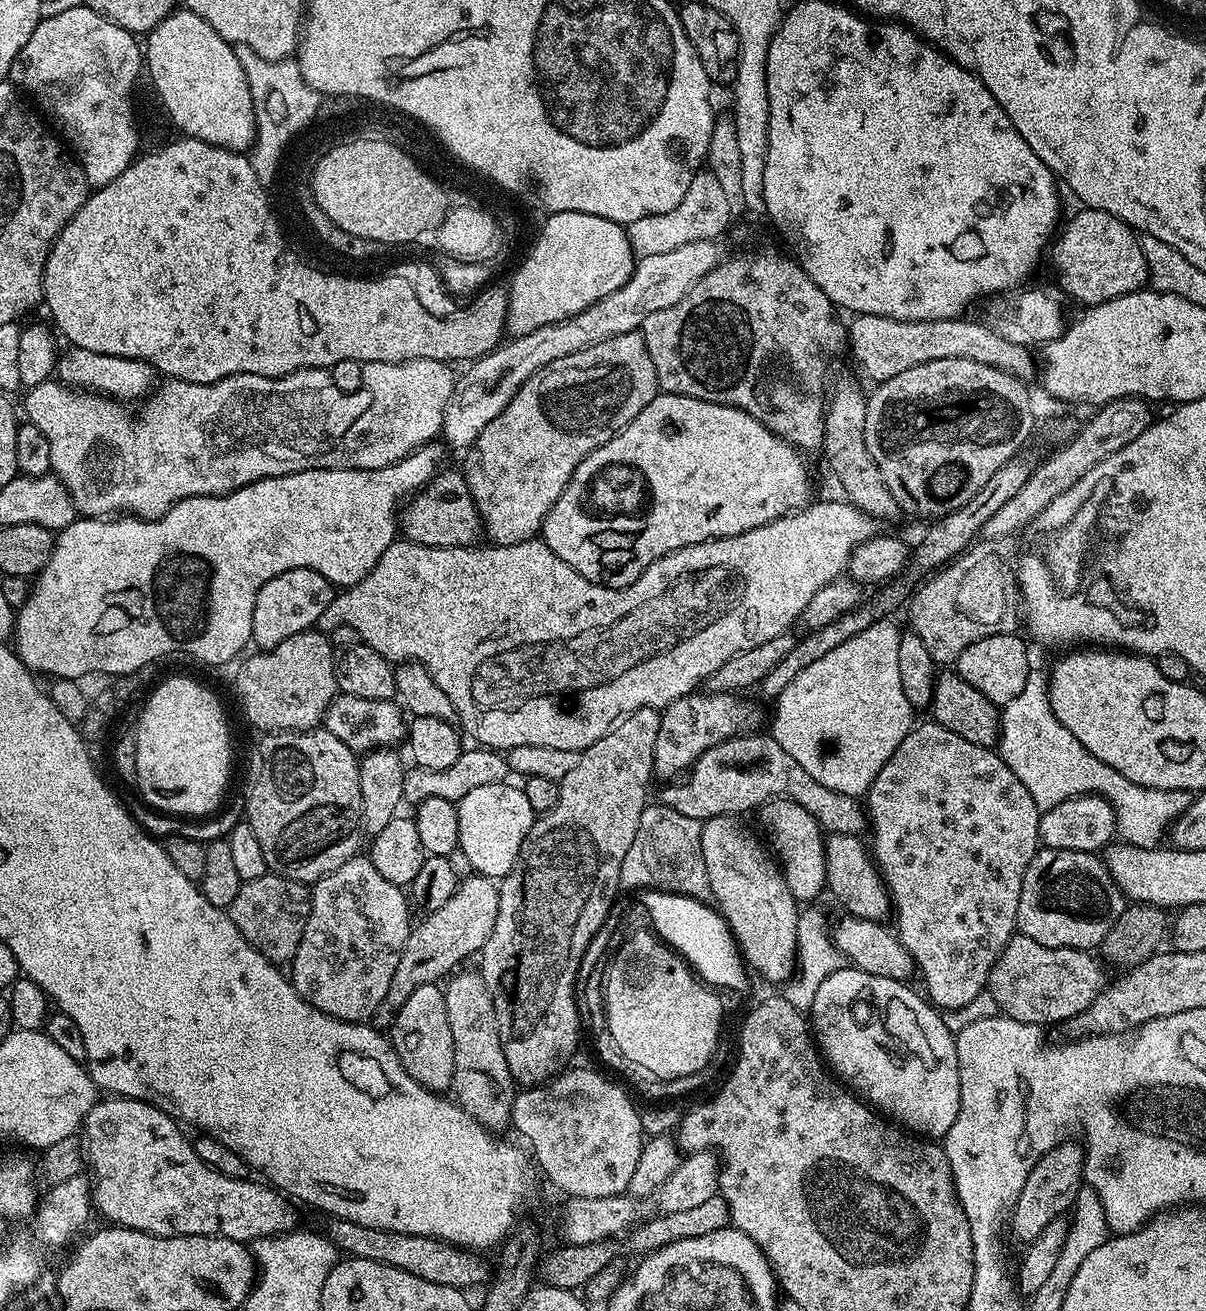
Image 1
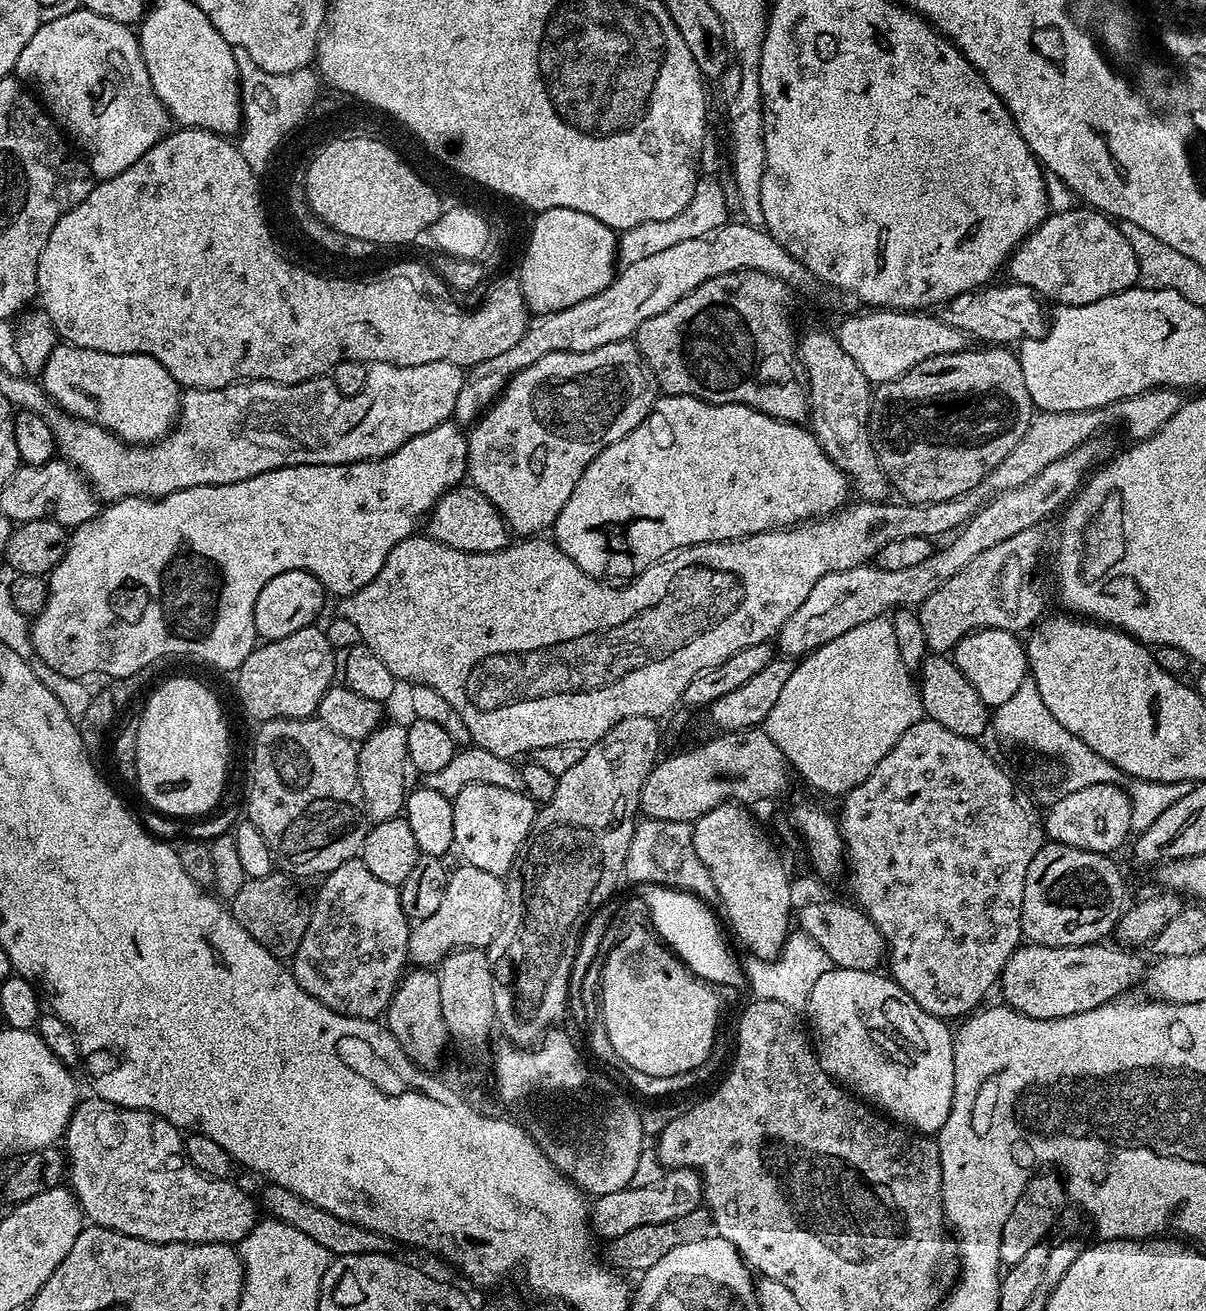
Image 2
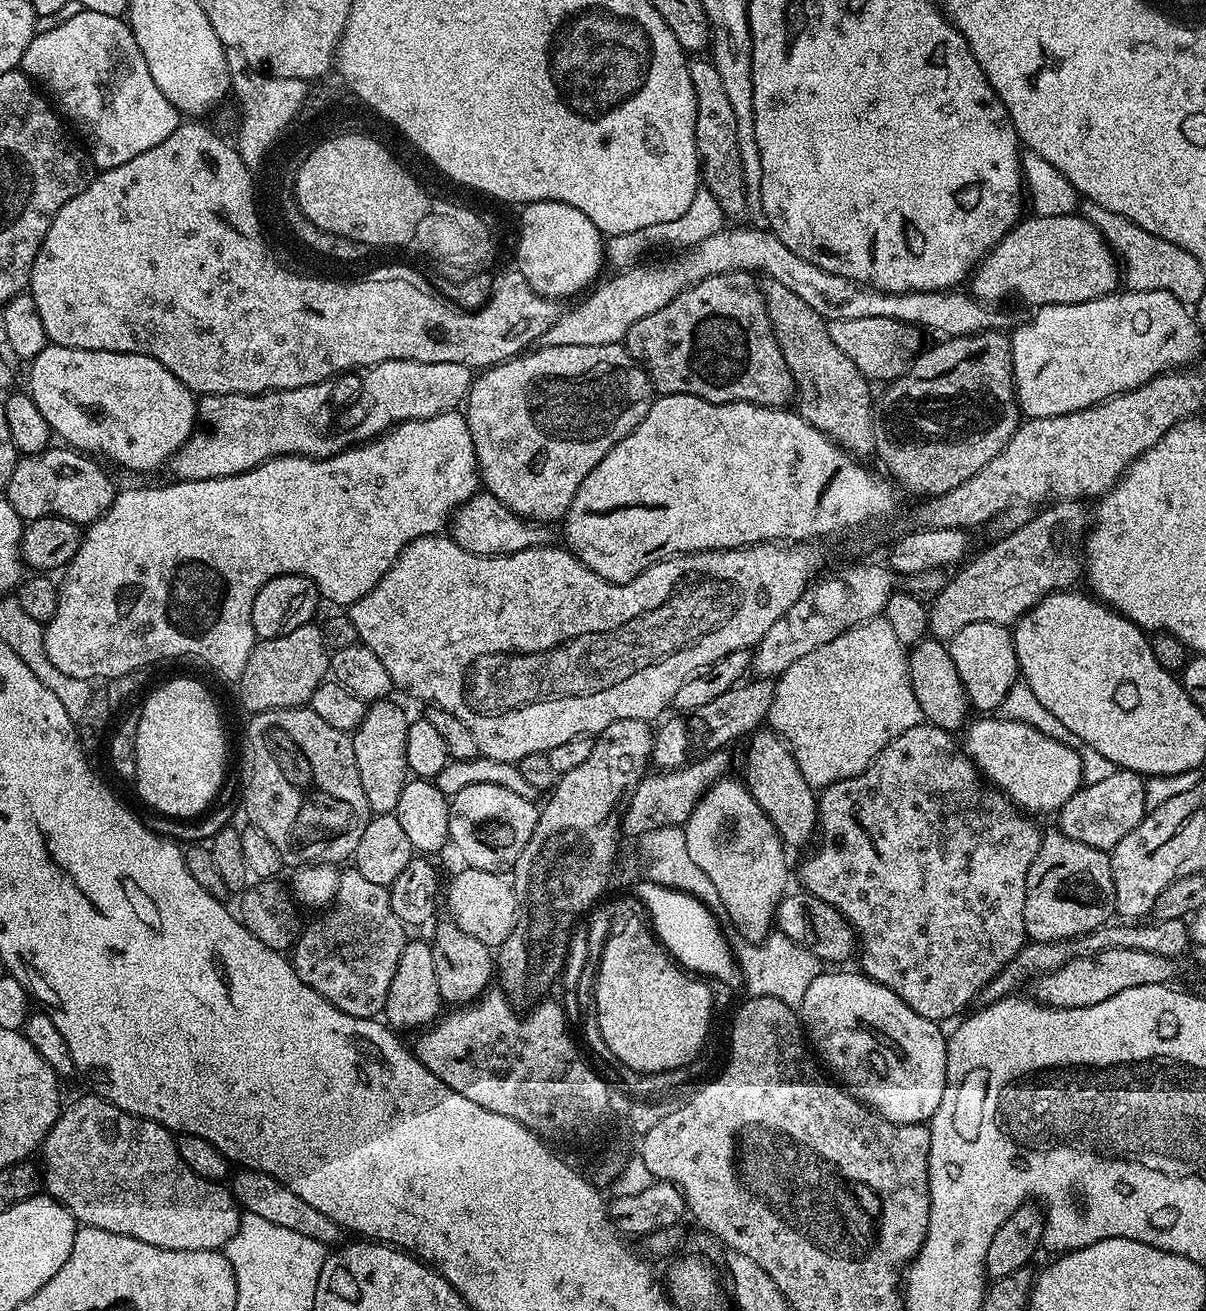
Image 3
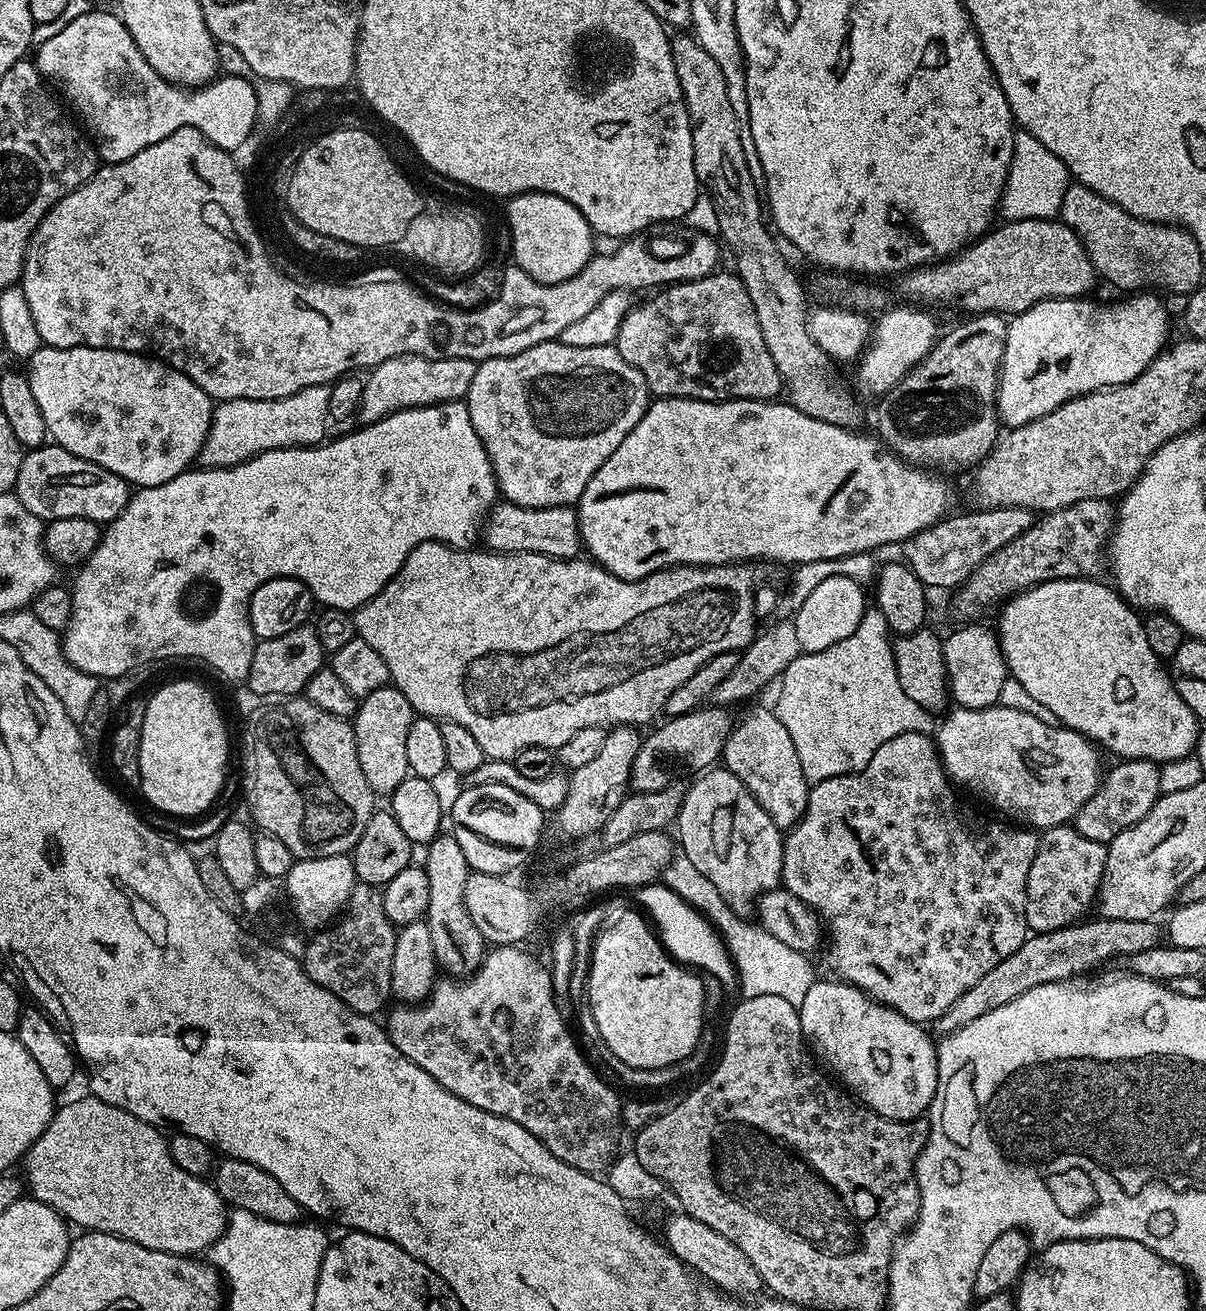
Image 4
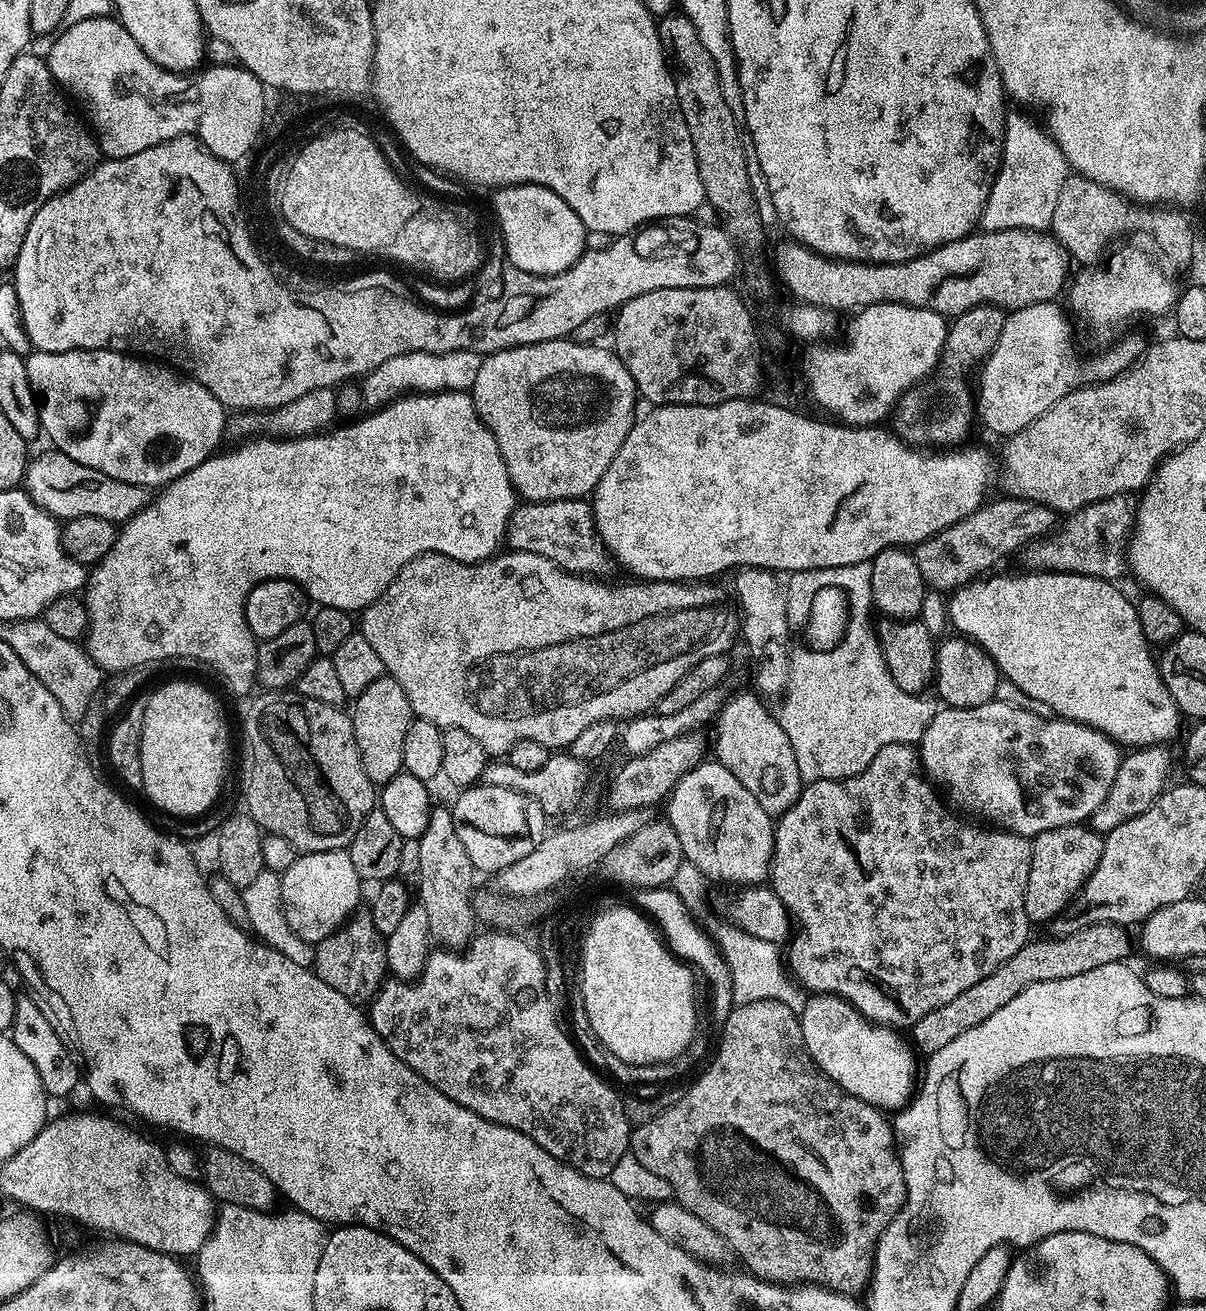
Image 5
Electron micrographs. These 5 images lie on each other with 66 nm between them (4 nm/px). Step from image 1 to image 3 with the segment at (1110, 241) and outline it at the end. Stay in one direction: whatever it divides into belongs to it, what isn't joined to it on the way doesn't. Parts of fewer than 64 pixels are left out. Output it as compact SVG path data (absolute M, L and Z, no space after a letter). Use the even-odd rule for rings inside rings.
M1082 214L1033 215L1031 219L1021 219L990 251L984 253L970 277L970 292L977 300L996 302L992 300L1008 300L1017 296L1022 303L1031 306L1077 304L1108 296L1121 287L1122 268L1118 257L1104 240L1104 235L1086 217Z

